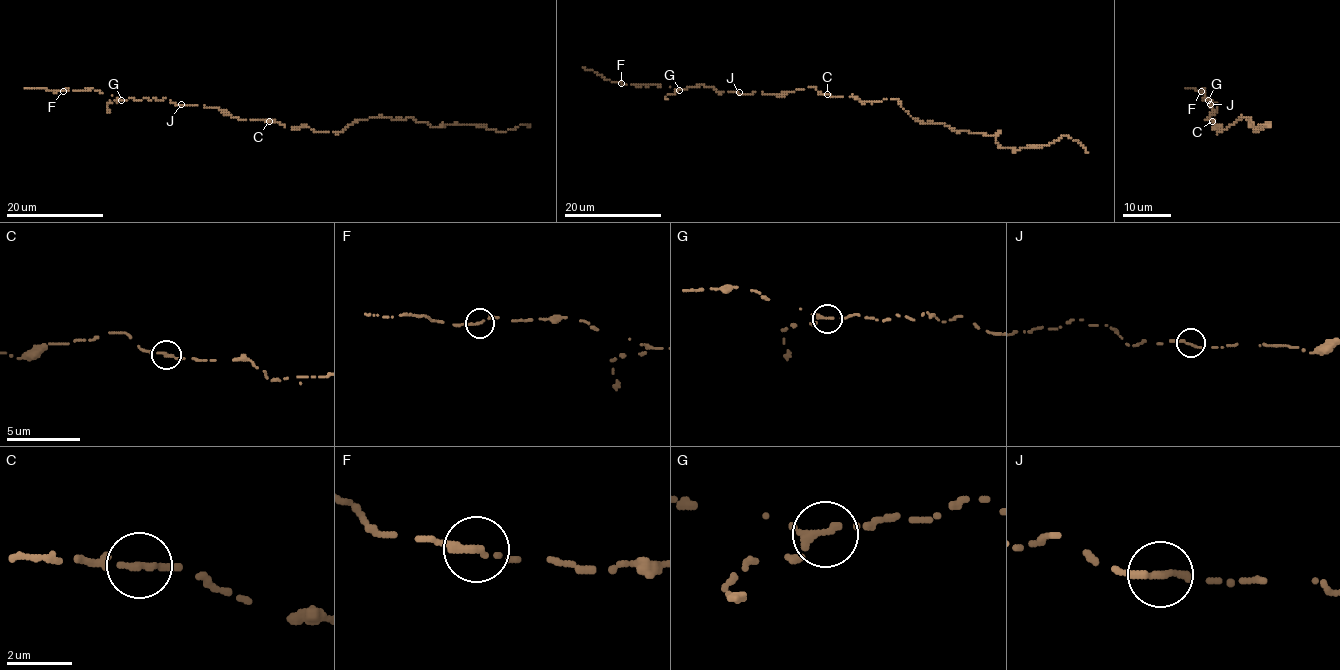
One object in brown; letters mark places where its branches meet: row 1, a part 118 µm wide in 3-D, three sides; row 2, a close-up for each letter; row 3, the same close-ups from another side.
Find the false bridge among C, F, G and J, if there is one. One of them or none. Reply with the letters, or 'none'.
none

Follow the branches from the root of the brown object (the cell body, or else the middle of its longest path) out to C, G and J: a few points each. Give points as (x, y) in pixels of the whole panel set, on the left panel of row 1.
C: (285, 126), (269, 120)
G: (285, 126), (278, 121), (235, 118), (218, 108), (175, 104), (166, 98), (121, 100)
J: (285, 126), (278, 121), (235, 118), (218, 108), (181, 104)

